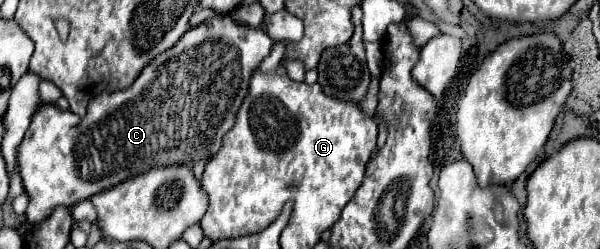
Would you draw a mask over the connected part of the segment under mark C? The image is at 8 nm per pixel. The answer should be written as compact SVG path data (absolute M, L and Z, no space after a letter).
M215 16L189 28L173 48L143 68L129 88L101 92L101 102L91 102L85 118L41 104L17 148L19 174L29 196L29 224L47 220L57 206L71 208L155 166L211 160L221 148L221 138L235 124L251 74L271 46L273 40L263 28L237 24L231 16Z

